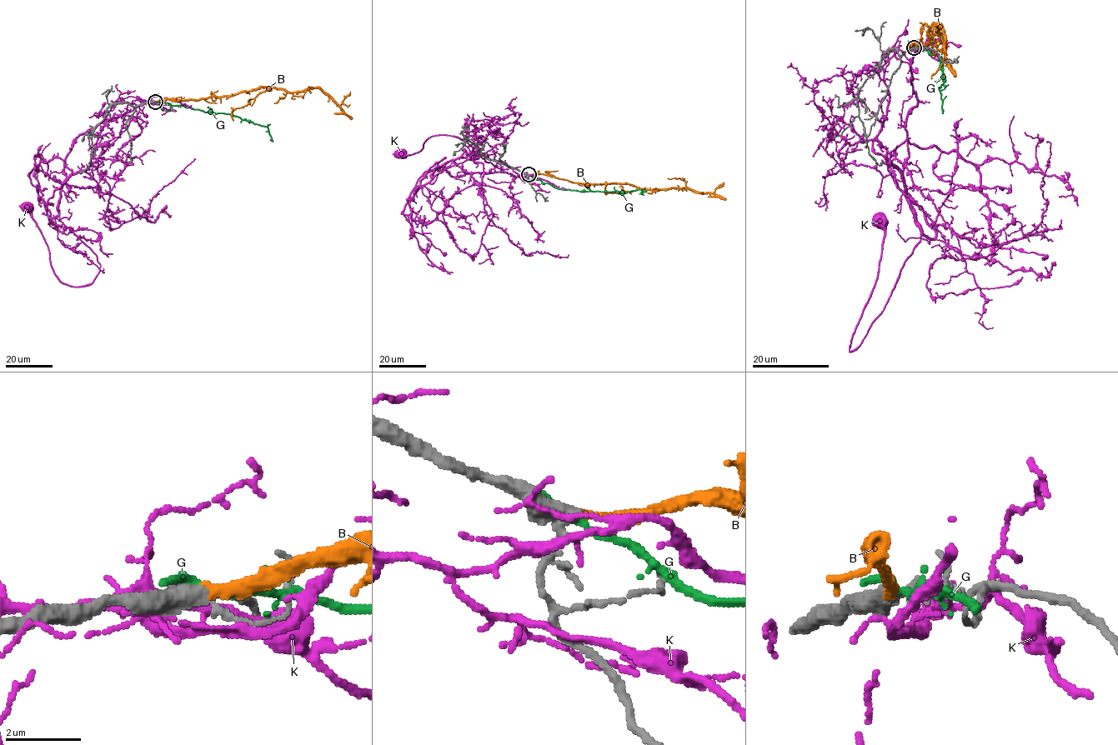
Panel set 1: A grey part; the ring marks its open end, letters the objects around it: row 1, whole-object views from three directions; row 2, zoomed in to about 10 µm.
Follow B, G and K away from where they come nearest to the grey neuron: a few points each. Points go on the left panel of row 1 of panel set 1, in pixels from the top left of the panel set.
B: (154, 102), (230, 97), (260, 87), (284, 88), (288, 92), (318, 88), (339, 105), (350, 92)
G: (154, 102), (232, 114), (267, 127), (273, 141)
K: (152, 102), (81, 133), (65, 159), (59, 218), (97, 257), (91, 283), (59, 280), (27, 207)

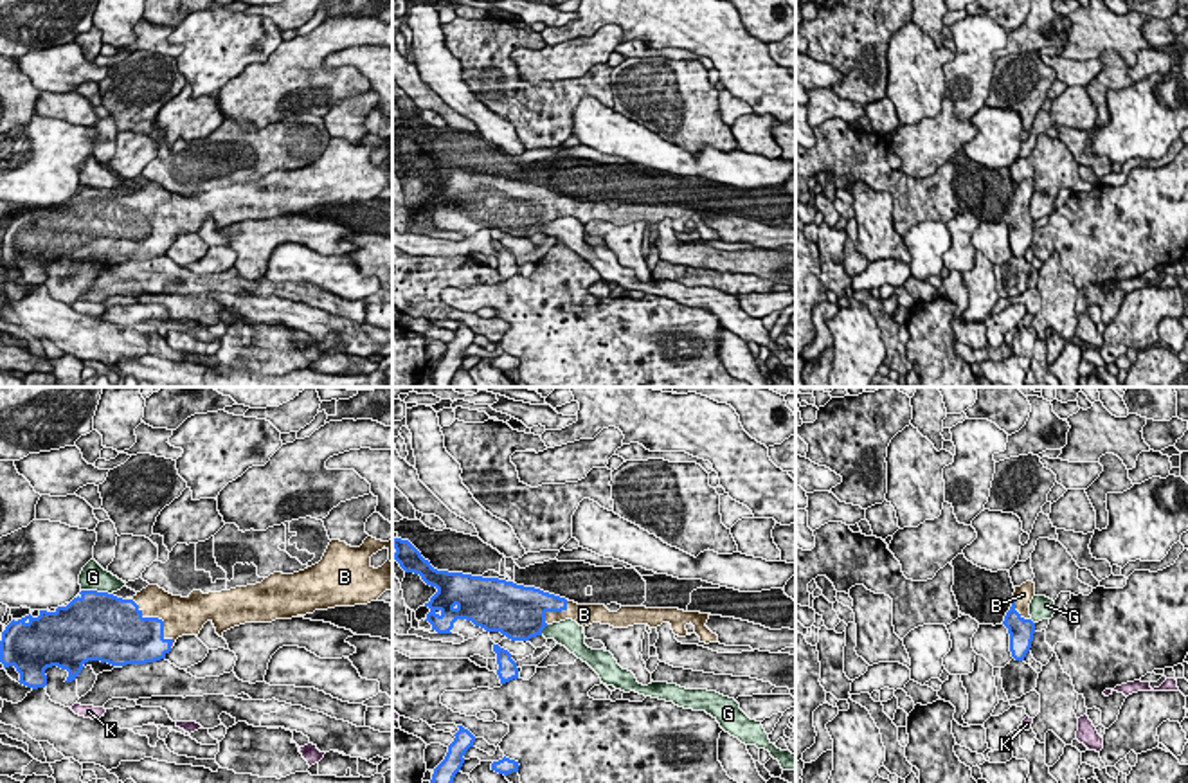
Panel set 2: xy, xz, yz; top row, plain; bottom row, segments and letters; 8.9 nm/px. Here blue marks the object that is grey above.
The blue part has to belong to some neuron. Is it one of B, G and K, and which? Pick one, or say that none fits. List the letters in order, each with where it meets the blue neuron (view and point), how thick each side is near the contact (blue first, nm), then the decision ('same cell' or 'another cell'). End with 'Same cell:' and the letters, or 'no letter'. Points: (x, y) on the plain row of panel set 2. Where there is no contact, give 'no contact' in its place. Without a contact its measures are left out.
B: xy (157, 215) | 420/360 nm | same cell
G: xy (96, 188) | 480/240 nm | another cell
K: no contact | another cell
Same cell: B

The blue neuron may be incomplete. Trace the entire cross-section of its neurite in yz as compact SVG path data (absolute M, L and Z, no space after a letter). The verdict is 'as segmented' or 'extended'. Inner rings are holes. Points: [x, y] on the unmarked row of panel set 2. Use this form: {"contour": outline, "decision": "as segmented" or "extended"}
{"contour": "M1026 178L1021 184L1015 184L1013 200L1003 218L1010 230L1010 248L1015 257L1024 257L1026 250L1031 245L1035 220L1030 212L1030 200L1033 193L1033 178Z", "decision": "extended"}

